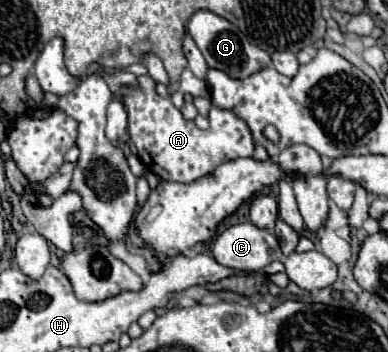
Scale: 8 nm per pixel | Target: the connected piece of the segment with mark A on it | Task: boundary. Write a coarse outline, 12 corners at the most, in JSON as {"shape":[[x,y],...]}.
{"shape":[[124,88],[142,164],[190,184],[252,156],[236,114],[212,106],[200,130],[154,90]]}

